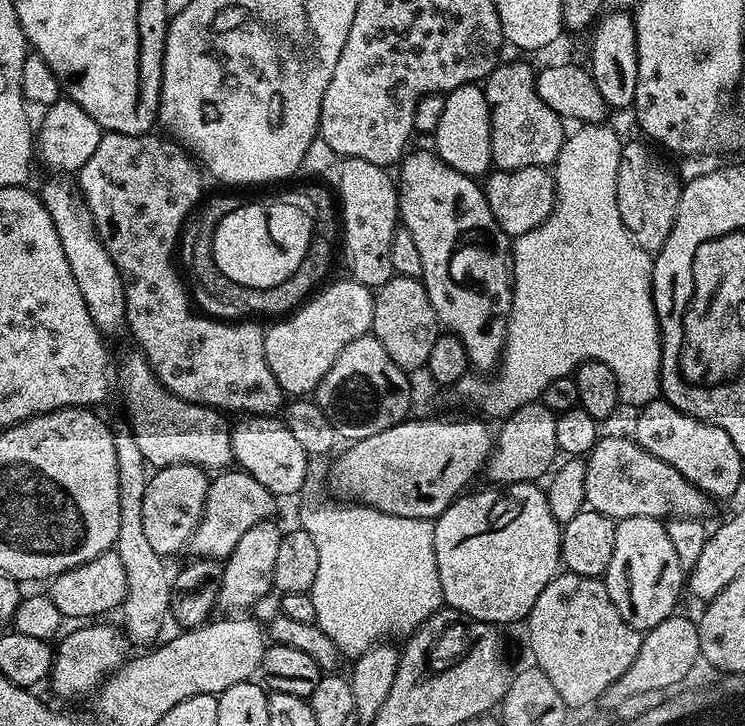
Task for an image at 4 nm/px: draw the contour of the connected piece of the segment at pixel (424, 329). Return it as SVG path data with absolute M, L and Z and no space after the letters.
M393 275L375 293L375 298L371 335L382 342L386 354L390 354L390 358L394 358L397 366L405 372L412 374L415 373L415 368L423 369L430 358L430 349L434 347L441 331L440 321L436 318L434 306L430 306L423 279Z

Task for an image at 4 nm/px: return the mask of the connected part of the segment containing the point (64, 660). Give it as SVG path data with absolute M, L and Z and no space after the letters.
M88 622L76 626L72 633L61 635L54 648L50 685L60 696L84 696L95 693L100 685L124 663L126 636L119 627L108 622Z

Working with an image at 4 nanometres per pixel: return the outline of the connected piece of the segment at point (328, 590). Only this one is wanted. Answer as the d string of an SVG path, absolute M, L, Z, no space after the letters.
M335 499L332 500L310 501L309 504L301 510L298 524L299 527L304 529L306 534L310 534L310 538L314 538L314 546L318 546L318 578L314 578L314 586L312 587L310 593L312 601L314 602L314 614L316 615L315 625L330 636L331 641L334 642L334 645L339 648L341 653L347 654L347 652L349 652L349 657L355 658L359 656L360 653L370 650L374 644L387 641L389 638L396 638L392 636L400 636L399 638L404 638L415 632L416 629L420 627L422 622L426 622L435 614L435 612L440 611L442 605L444 604L444 595L442 594L442 582L438 582L438 562L434 558L434 530L432 529L433 521L419 520L418 518L402 518L401 516L395 516L394 514L386 514L377 508L369 508L367 504L357 504L355 502L337 502Z

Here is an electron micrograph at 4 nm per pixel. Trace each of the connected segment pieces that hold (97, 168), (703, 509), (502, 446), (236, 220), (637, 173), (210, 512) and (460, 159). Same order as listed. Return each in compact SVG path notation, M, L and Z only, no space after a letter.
M104 132L94 146L94 154L90 154L78 173L80 195L84 197L96 232L124 283L127 331L132 331L137 346L141 348L137 349L162 386L166 386L166 390L178 398L225 413L240 412L249 416L279 413L285 403L286 393L278 386L278 378L270 374L270 366L266 362L265 329L259 328L256 322L229 322L201 314L194 307L185 281L174 263L180 229L202 199L201 169L175 139L156 135Z
M601 435L586 457L585 498L593 512L601 512L617 522L626 518L671 518L685 516L704 520L712 512L713 501L694 486L674 466L654 458L635 439Z
M541 402L522 406L514 410L514 414L507 416L499 425L500 432L498 428L495 433L492 455L488 457L486 476L488 472L492 479L489 481L493 485L503 486L536 482L541 479L539 476L547 477L550 469L557 463L556 456L558 457L556 418L557 413Z
M241 203L218 222L212 237L212 257L222 274L247 288L269 288L286 282L314 238L311 216L296 204Z
M632 140L621 145L616 201L619 217L622 218L623 225L630 230L635 242L654 254L665 244L670 230L673 229L683 183L673 168L660 156L662 154L649 143L642 142Z
M224 470L211 477L205 500L206 508L190 541L193 557L209 557L223 561L241 541L246 530L253 530L254 526L276 516L274 514L278 504L277 497L273 496L270 490L266 490L266 486L262 486L262 482L258 482L258 478L254 478L249 472L232 471Z
M479 83L456 88L444 96L442 118L436 127L434 139L436 139L434 151L440 160L446 162L446 166L450 166L462 174L480 178L493 167L491 112L488 109L487 98L484 96L484 89Z

